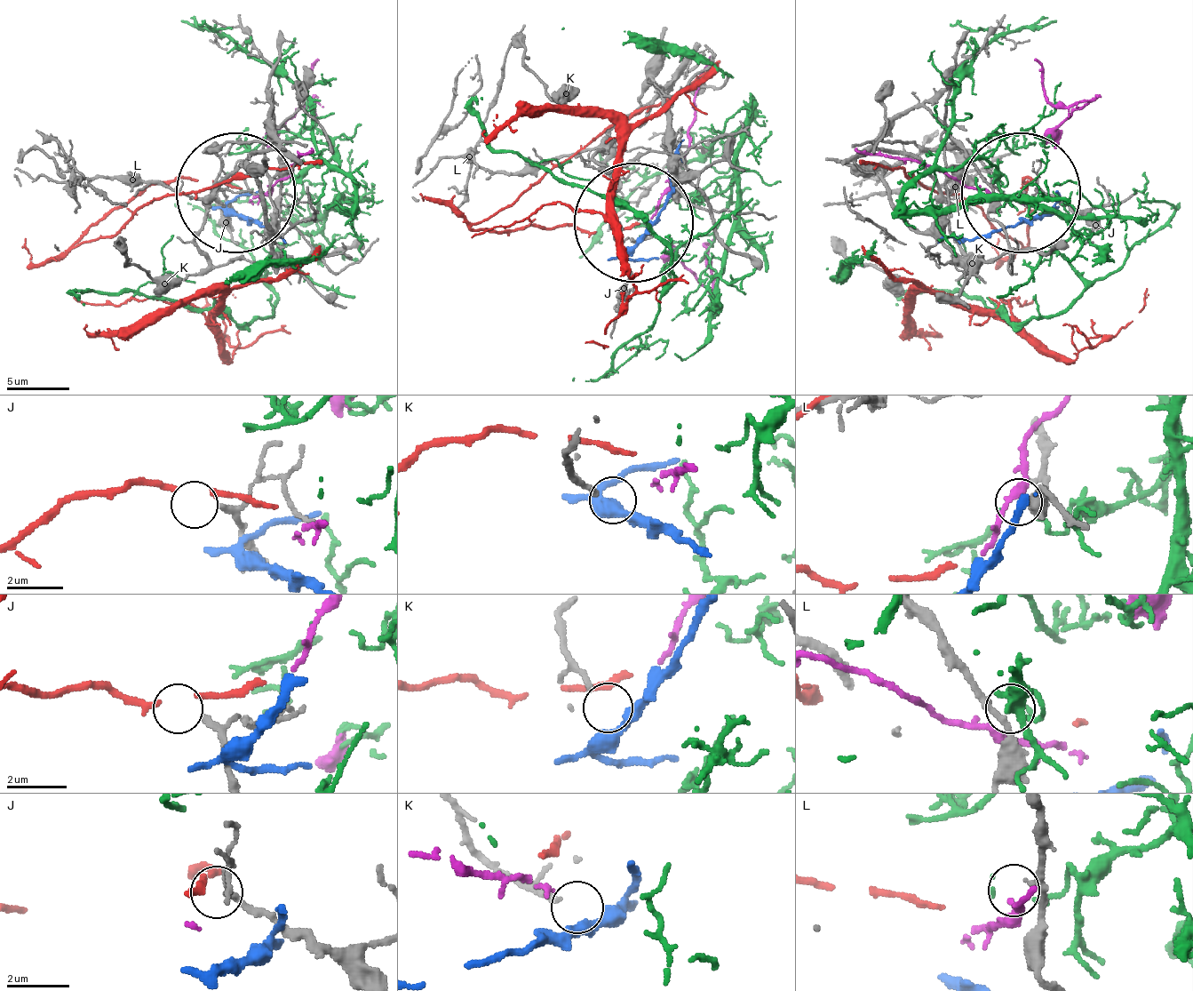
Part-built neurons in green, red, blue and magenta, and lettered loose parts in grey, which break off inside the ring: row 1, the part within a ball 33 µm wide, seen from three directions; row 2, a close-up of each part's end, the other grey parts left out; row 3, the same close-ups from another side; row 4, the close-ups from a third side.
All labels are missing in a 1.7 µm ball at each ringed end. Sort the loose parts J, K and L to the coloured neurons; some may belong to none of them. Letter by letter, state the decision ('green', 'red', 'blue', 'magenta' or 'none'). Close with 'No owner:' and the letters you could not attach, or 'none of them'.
J: none
K: none
L: none
No owner: J, K, L

